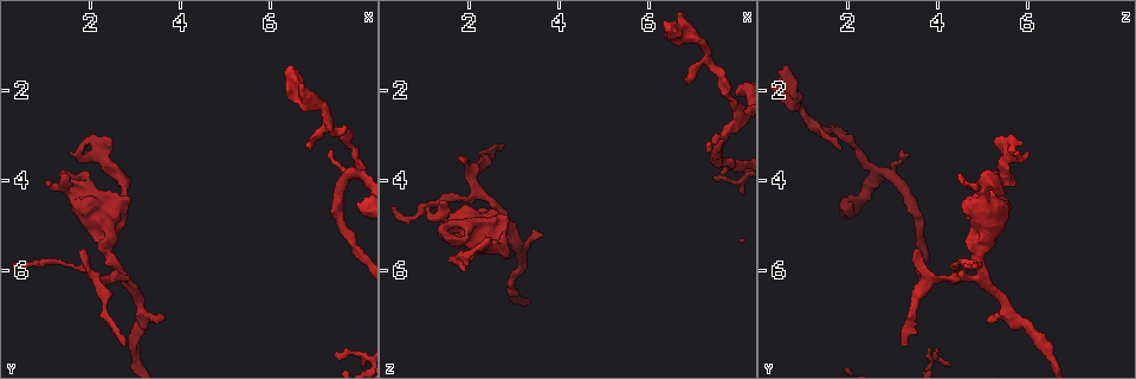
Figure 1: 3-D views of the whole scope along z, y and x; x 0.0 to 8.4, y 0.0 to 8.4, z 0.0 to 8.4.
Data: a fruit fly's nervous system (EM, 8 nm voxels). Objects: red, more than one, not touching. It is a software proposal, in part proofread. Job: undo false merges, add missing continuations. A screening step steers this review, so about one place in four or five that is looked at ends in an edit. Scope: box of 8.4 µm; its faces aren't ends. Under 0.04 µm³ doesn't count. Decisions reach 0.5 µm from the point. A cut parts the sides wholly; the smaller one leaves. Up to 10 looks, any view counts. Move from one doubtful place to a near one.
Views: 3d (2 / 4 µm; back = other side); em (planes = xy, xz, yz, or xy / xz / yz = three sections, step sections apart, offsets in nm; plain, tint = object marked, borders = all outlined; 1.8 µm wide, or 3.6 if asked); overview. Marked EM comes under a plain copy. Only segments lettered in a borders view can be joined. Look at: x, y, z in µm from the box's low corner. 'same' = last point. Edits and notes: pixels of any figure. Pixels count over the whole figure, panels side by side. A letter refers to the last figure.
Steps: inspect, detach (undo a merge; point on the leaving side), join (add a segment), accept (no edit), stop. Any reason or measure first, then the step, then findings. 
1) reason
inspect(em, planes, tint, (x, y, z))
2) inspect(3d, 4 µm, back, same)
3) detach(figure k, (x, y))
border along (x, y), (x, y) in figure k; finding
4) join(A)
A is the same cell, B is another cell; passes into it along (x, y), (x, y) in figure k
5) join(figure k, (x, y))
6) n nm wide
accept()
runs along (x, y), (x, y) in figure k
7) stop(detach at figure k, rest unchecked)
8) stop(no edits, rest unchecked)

tapers out
inspect(em, planes, borders, (1.90, 5.60, 3.50))

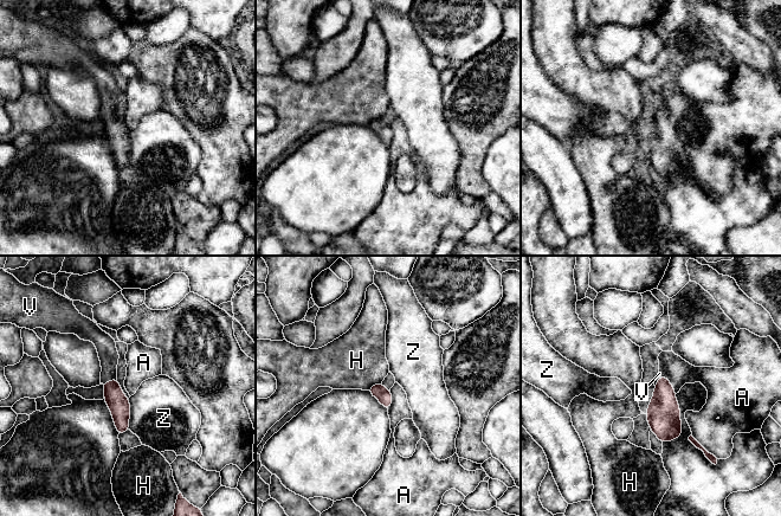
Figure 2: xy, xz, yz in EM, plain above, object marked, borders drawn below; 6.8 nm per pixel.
100 nm wide
join(figure 2, (105, 346))
V is the same cell, A, H and Z are other cells; passes into it along (120, 406), (109, 381), (105, 346) in figure 2; it goes on there

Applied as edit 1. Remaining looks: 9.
see it whole again
inspect(overview)

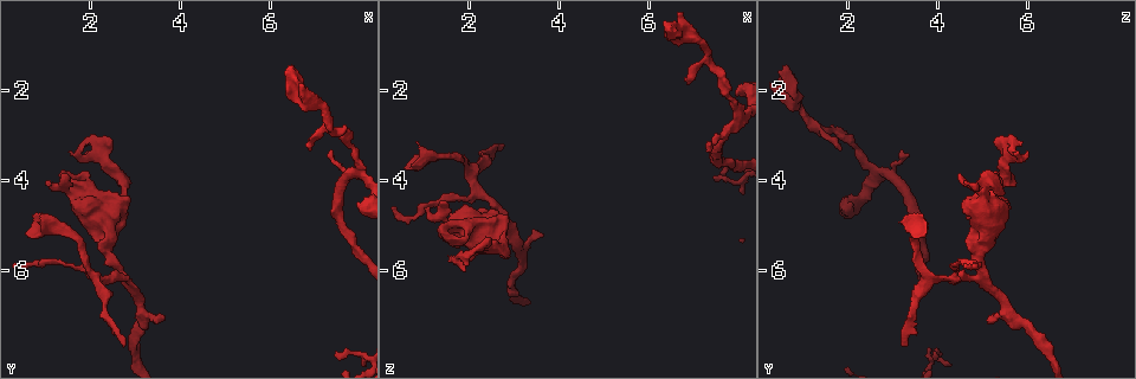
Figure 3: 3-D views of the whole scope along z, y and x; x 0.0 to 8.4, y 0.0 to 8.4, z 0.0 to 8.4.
branch stops here
inspect(3d, 4 µm, (1.05, 4.05, 4.70))

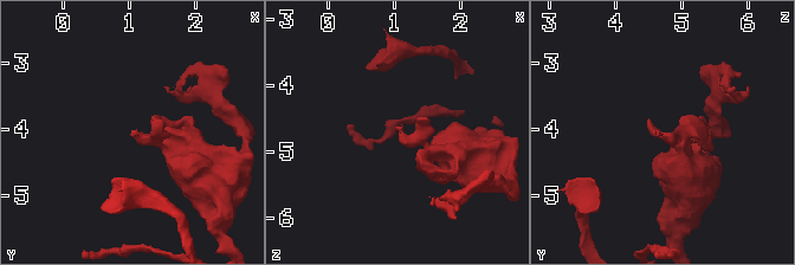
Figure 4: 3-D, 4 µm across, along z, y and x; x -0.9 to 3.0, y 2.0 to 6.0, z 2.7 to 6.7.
need the tissue
inspect(em, 3.6 µm, yz, step 4, tint, (1.05, 4.05, 4.60))

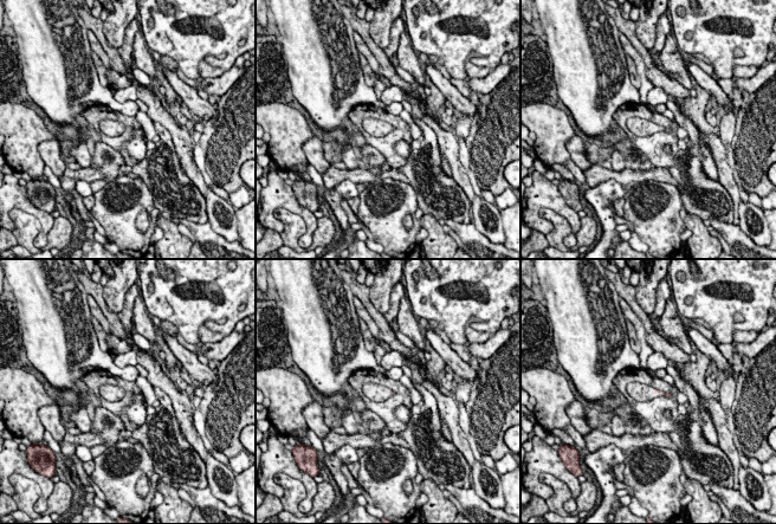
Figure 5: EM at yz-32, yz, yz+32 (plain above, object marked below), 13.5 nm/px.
cut it another way
inspect(em, 3.6 µm, planes, borders, same)

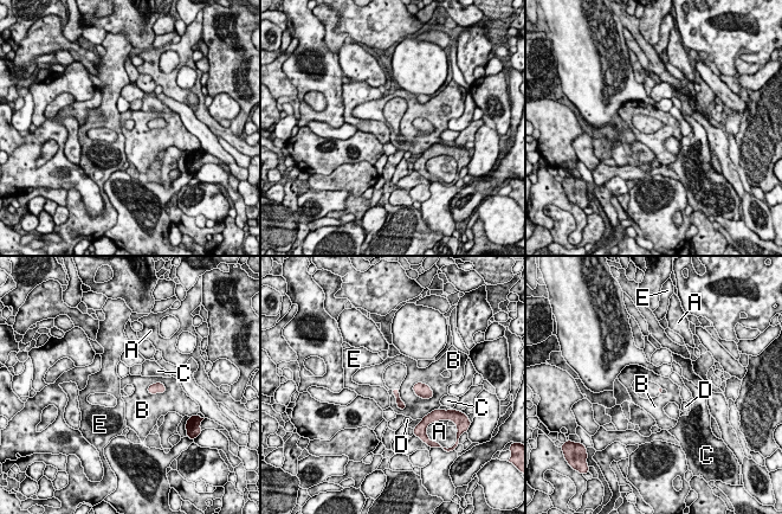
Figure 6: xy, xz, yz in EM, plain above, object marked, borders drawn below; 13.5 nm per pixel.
accept()
A, B, C, D and E are other cells; runs along (394, 391), (404, 408) in figure 6; none of them fits

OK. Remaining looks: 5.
tapers out
inspect(3d, 4 µm, (1.85, 3.20, 5.85))

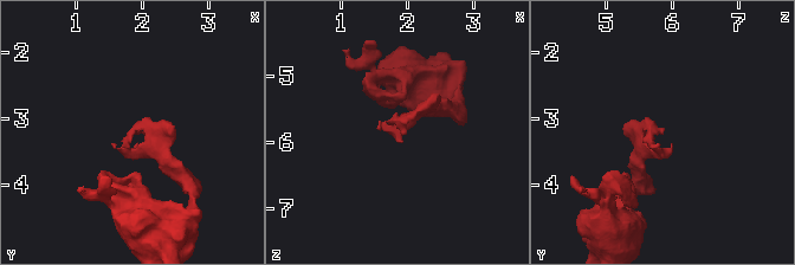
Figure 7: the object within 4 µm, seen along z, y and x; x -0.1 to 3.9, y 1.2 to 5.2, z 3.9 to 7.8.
inspect(em, planes, borders, (1.85, 3.20, 5.85))

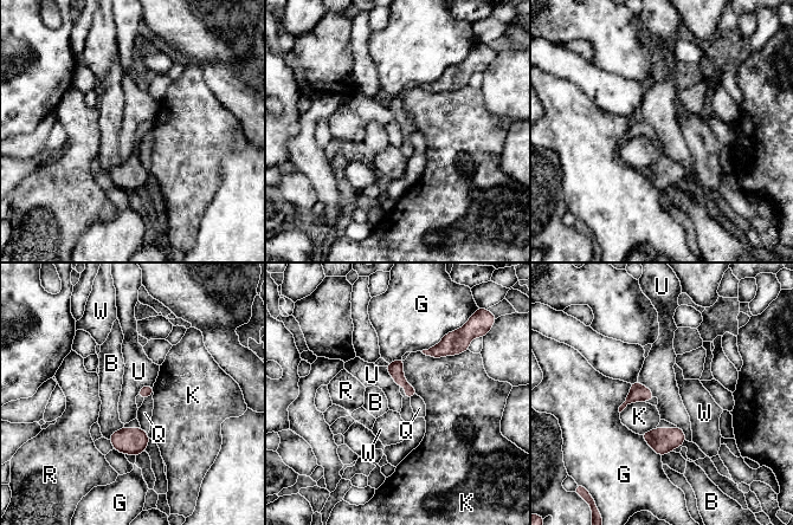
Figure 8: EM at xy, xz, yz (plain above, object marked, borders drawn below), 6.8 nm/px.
accept()
B, G, K, Q, R, U and W are other cells; border along (385, 367), (399, 388) in figure 8; no lettered segment goes on from it

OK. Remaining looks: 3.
sharp bend
inspect(em, planes, borders, (7.75, 3.85, 2.85))

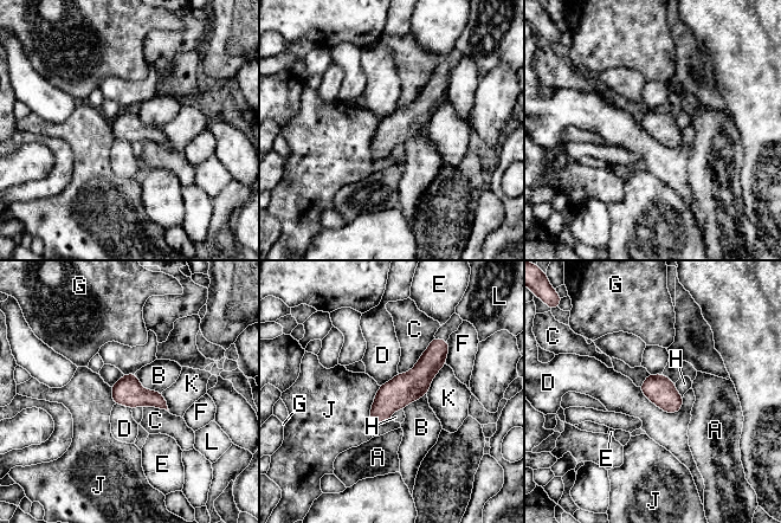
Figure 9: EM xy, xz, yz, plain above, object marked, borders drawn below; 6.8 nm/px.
200 nm wide
accept()
A, B, C, D, E, F, G, H, J, K and L are other cells; runs along (445, 347), (379, 414), (375, 421) in figure 9; all the same cell

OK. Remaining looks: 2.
stop(join at figure 2, rest unchecked)

